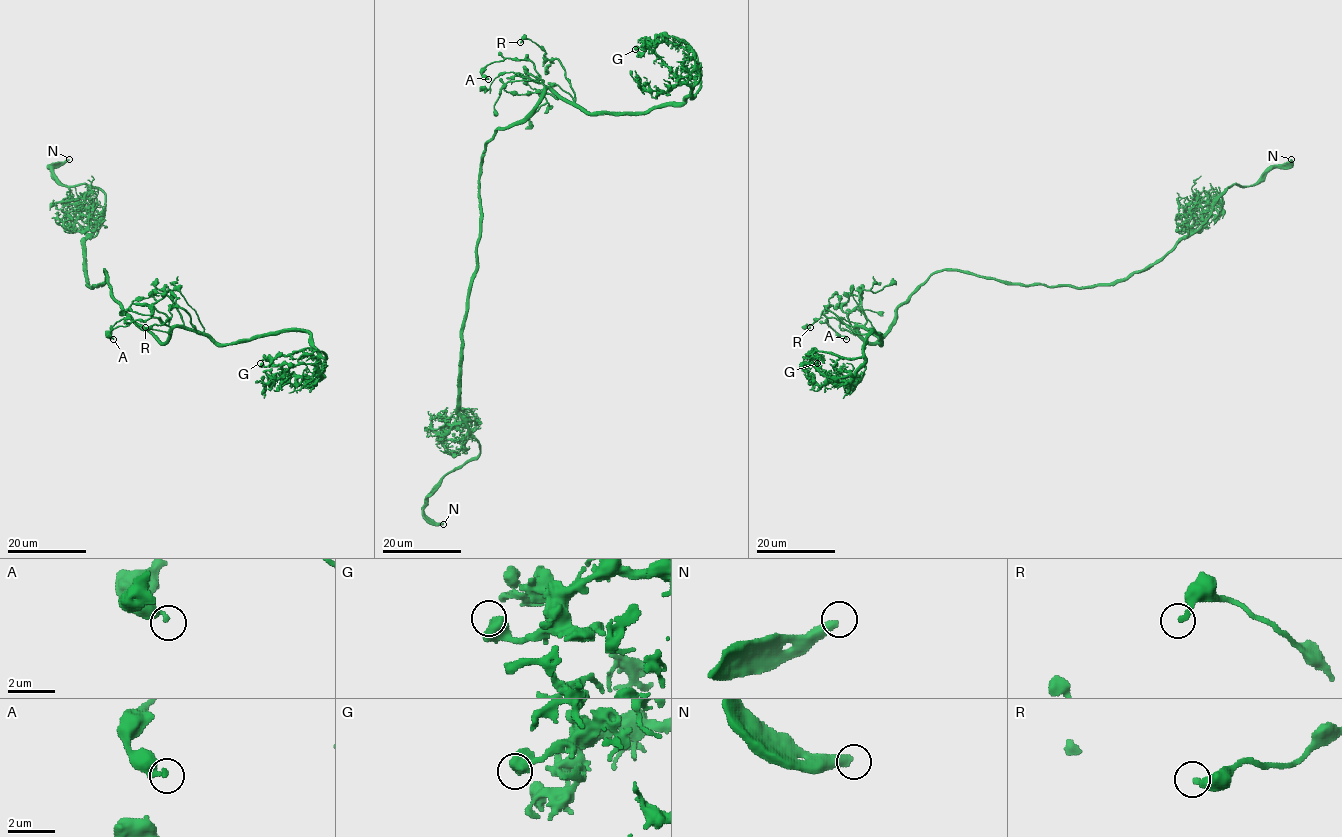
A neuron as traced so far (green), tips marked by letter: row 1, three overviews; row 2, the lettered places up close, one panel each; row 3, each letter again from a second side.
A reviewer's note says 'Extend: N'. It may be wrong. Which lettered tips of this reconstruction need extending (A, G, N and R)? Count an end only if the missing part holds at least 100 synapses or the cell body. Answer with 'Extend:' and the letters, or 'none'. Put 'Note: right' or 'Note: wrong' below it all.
Extend: N
Note: right

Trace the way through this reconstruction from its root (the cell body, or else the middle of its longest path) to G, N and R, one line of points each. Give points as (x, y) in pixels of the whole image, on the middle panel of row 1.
G: (479, 176), (485, 143), (547, 89), (590, 113), (649, 112), (698, 90), (691, 50), (669, 41), (635, 49)
N: (479, 176), (480, 231), (462, 330), (459, 403), (479, 453), (449, 471), (427, 497), (424, 513), (443, 524)
R: (479, 176), (485, 143), (518, 123), (547, 89), (575, 99), (559, 61), (546, 59), (530, 39), (520, 42)

